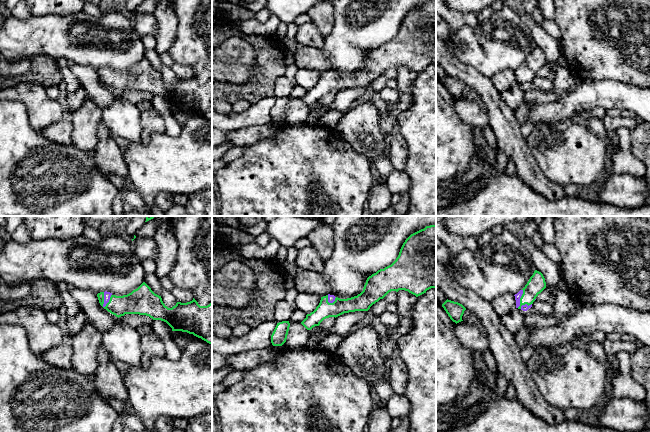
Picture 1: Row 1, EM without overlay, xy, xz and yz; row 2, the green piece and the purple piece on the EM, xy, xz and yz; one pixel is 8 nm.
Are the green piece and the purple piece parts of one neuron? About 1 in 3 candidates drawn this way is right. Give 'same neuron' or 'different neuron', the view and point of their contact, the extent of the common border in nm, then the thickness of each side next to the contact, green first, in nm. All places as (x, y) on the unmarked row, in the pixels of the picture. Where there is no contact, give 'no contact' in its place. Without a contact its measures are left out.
same neuron | yz (520, 75) | 160 nm | 140/50 nm

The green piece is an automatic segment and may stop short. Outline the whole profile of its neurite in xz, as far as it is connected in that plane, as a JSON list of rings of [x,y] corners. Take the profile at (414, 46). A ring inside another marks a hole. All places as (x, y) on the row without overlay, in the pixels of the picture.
[[[436,1],[411,10],[396,36],[369,52],[360,70],[347,75],[330,70],[321,73],[319,81],[301,100],[311,106],[326,94],[368,87],[391,67],[405,66],[418,73],[431,64],[436,64]]]

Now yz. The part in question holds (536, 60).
[[[535,46],[525,63],[514,71],[516,76],[516,84],[527,87],[532,83],[536,73],[545,64],[546,58],[543,50]]]

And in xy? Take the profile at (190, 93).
[[[145,58],[127,71],[116,72],[105,67],[98,69],[97,73],[100,81],[118,94],[125,90],[146,91],[153,96],[166,98],[172,107],[187,108],[212,120],[212,79],[207,82],[200,82],[193,74],[190,78],[177,78],[175,82],[168,84],[163,79],[161,72],[155,70]]]

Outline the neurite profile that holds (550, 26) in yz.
[[[544,19],[542,26],[544,30],[547,32],[547,34],[554,37],[555,39],[561,40],[562,38],[561,31],[554,20]]]

